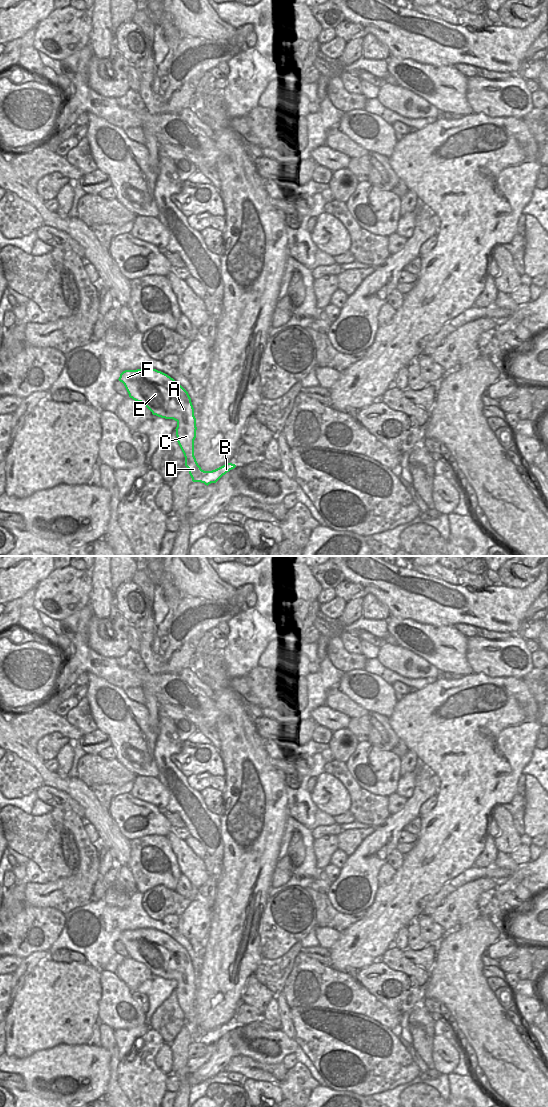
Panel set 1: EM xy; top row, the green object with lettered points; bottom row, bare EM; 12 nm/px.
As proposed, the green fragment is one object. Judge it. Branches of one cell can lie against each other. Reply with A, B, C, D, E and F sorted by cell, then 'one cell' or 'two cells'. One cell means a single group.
groups A B C D E F; one cell

